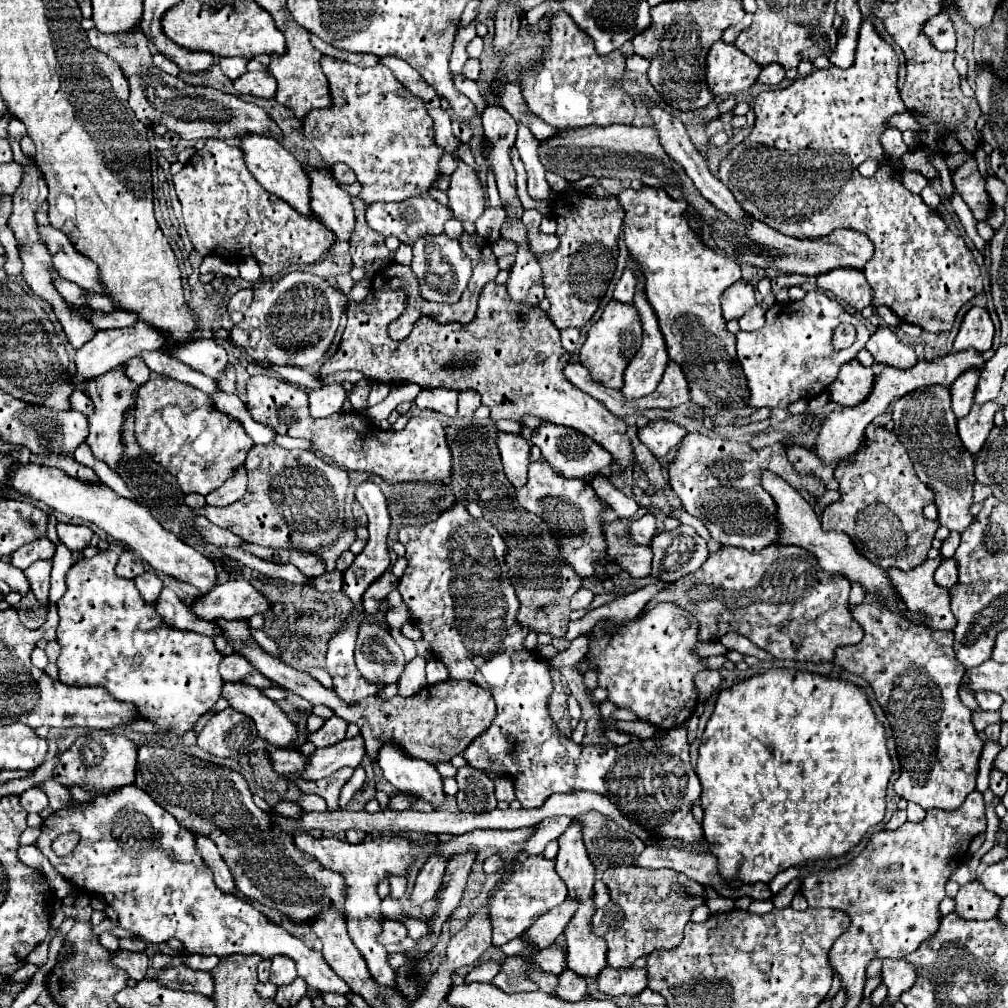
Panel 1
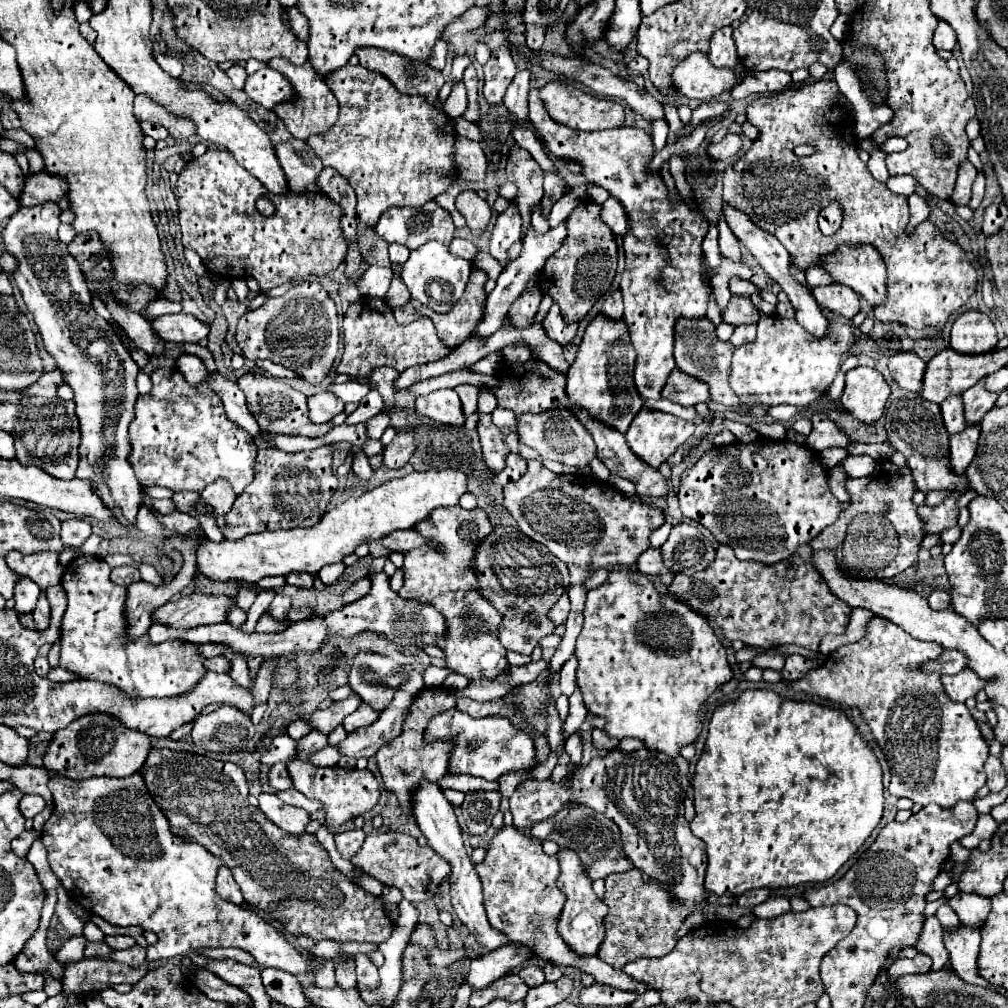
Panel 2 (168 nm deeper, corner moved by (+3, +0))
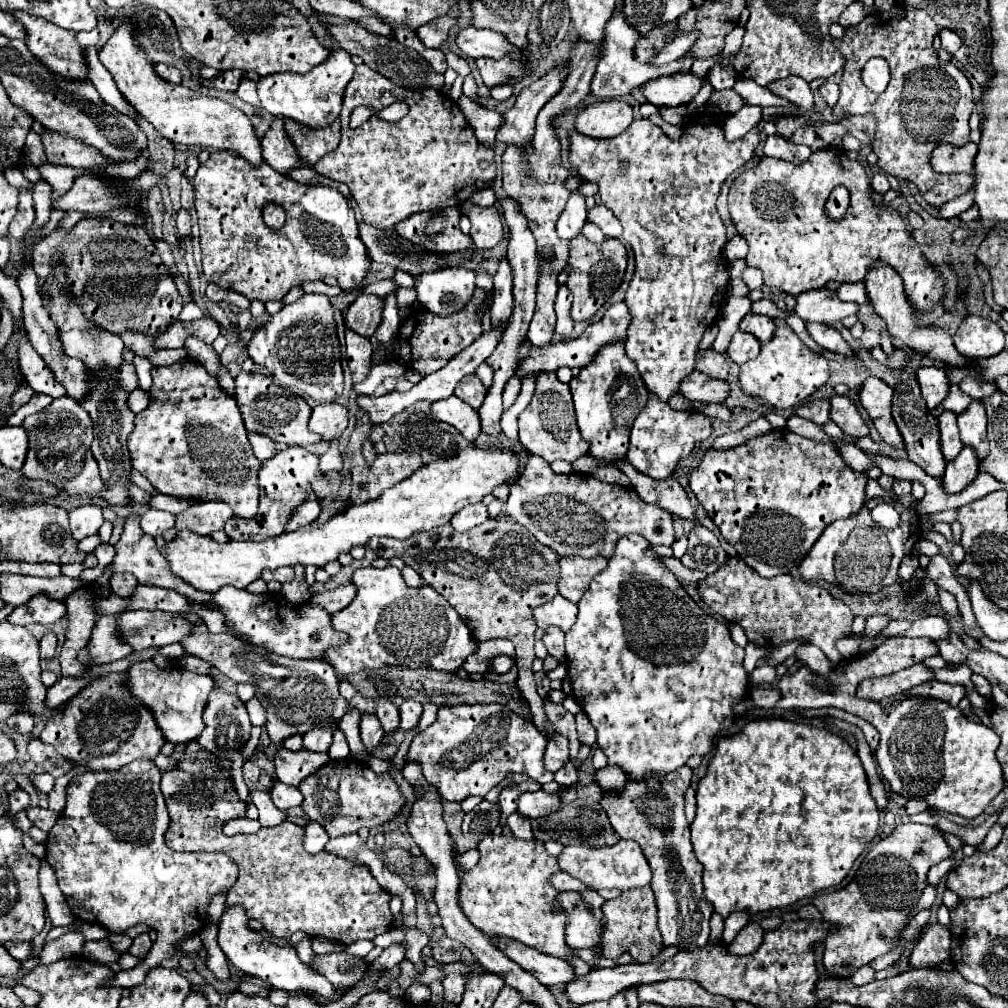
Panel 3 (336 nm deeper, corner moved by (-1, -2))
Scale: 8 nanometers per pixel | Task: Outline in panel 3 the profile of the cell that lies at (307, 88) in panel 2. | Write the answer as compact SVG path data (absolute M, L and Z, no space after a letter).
M285 119L285 129L297 149L297 155L309 167L313 167L325 153L335 151L339 145L339 121L327 129L311 129L293 119Z

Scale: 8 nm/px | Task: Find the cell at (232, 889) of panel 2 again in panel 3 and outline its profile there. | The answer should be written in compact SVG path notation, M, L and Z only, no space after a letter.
M231 907L223 913L221 917L221 923L219 923L219 947L223 949L223 953L227 955L227 959L243 973L247 975L253 975L253 977L259 977L263 981L267 981L269 985L273 987L279 987L279 989L287 989L287 991L295 991L295 989L305 989L305 991L315 991L315 993L321 993L325 999L329 999L333 995L333 985L321 977L319 973L315 973L309 965L305 965L295 947L279 947L279 945L273 945L273 943L267 943L263 941L263 937L257 933L257 931L251 931L247 927L247 915L241 907Z

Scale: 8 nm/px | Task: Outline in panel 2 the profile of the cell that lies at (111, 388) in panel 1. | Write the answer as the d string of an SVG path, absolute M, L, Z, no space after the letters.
M41 203L33 207L19 207L15 215L9 217L7 227L3 229L3 241L7 253L11 253L17 261L17 267L13 271L13 279L23 293L23 299L39 327L39 333L43 337L45 349L55 357L59 369L65 371L65 383L75 393L75 413L79 419L81 429L81 445L79 445L79 467L77 477L89 479L95 487L99 497L115 511L115 517L121 525L131 527L135 525L135 515L141 505L141 485L135 477L133 465L129 463L129 435L127 427L133 421L133 405L139 397L135 379L139 373L137 363L131 359L127 349L123 347L121 339L111 331L107 321L95 313L91 307L91 293L85 285L83 271L79 269L77 261L69 255L67 245L57 237L59 229L59 213L61 209L55 203Z

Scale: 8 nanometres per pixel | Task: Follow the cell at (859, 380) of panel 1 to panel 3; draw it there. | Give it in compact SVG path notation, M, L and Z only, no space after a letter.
M867 377L863 387L859 389L861 405L869 413L883 441L895 449L905 449L905 443L901 441L901 433L891 417L891 397L893 397L893 387L889 387L877 377Z

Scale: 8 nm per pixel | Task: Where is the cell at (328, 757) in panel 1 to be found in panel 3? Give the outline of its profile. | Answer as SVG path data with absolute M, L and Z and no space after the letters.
M405 699L399 707L399 713L401 713L401 729L413 729L421 719L423 707L413 699Z

